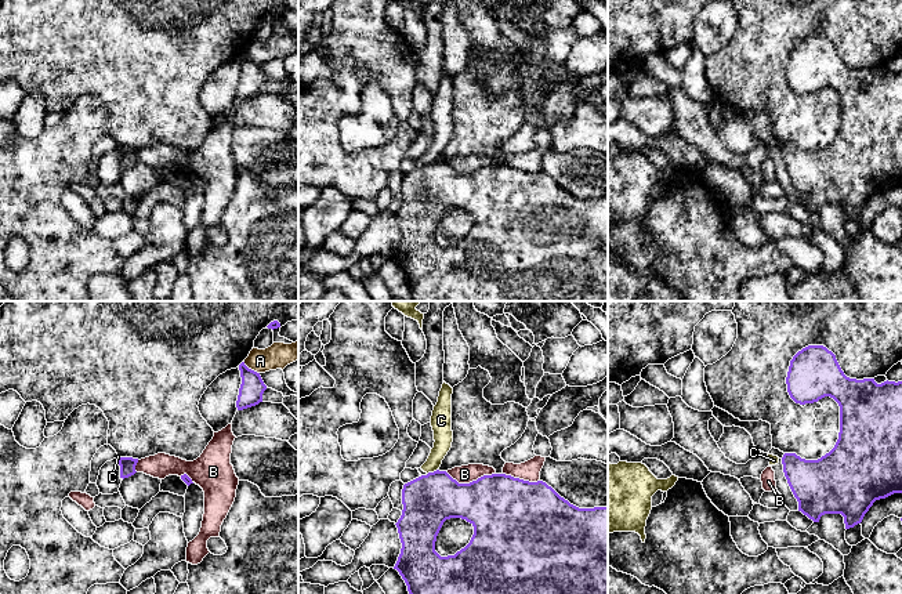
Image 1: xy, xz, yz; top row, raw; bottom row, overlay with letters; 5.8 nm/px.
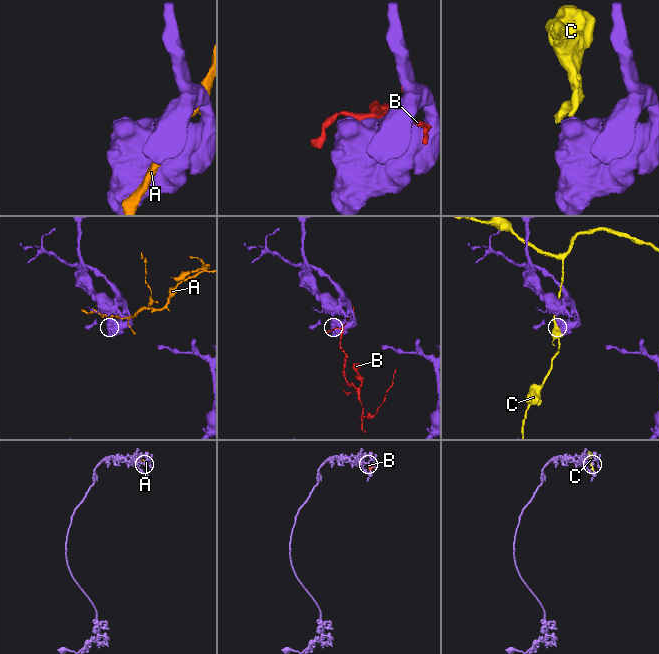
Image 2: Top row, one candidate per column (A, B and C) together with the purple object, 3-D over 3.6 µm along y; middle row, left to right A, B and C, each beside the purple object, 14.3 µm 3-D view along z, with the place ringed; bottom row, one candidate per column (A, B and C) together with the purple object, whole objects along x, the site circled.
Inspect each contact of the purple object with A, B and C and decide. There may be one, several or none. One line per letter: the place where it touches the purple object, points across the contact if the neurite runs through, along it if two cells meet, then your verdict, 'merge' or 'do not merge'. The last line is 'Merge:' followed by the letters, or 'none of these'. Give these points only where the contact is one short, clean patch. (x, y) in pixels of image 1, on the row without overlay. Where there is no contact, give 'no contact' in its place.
A: meets purple in xy at (250, 60); do not merge
B: meets purple in xz at (470, 173); do not merge
C: meets purple in xz at (431, 163); border along xz (437, 159), (427, 165); do not merge
Merge: none of these

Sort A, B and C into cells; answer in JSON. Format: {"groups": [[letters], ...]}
{"groups": [["A"], ["B"], ["C"]]}

